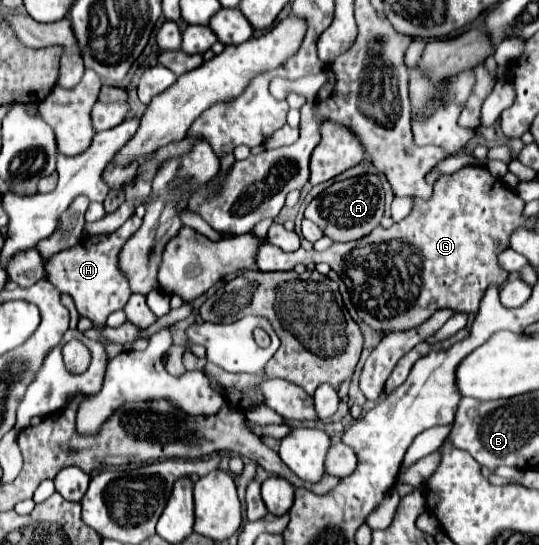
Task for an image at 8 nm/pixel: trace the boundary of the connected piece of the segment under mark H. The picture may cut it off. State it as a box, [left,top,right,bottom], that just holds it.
[44,216,142,326]

